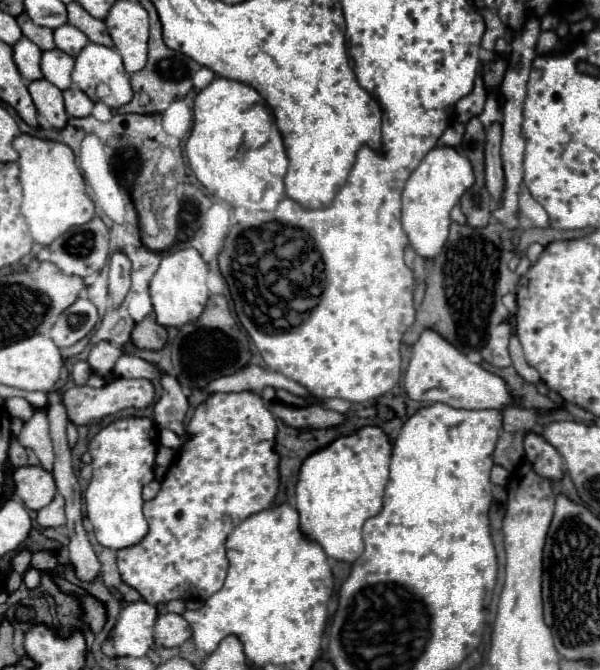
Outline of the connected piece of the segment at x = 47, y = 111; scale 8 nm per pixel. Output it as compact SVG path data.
M36 80L34 84L28 84L28 90L38 114L44 116L56 130L64 130L68 124L68 116L64 110L62 92L48 80Z

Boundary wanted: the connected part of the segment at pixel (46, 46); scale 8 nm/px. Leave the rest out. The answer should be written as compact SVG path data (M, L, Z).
M22 14L22 16L18 16L16 20L18 20L24 36L26 36L28 40L32 40L34 44L38 44L42 50L54 50L54 48L56 48L50 28L42 28L42 26L34 24L28 14Z

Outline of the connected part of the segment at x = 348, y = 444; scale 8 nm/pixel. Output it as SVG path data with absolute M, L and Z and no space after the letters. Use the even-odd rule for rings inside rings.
M366 426L348 438L334 440L328 448L304 460L296 486L300 532L320 544L326 556L340 562L354 562L362 554L362 526L382 510L390 452L392 446L386 434L376 426Z

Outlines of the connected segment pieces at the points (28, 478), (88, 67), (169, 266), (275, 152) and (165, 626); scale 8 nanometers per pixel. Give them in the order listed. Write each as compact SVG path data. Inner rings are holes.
M40 466L16 468L14 482L16 482L16 494L24 500L24 504L30 510L42 510L52 502L56 494L52 474Z
M90 42L78 56L72 72L72 80L78 88L82 88L94 102L104 102L110 108L120 108L132 100L130 74L122 66L122 56L114 48L106 48ZM100 88L108 88L108 92L100 92Z
M182 248L162 256L160 268L156 270L150 282L150 296L152 296L152 306L154 306L158 324L180 328L196 320L202 314L208 300L206 276L208 276L208 266L198 254L198 250L194 248Z
M214 78L196 94L194 128L186 140L186 156L198 182L234 208L272 212L284 198L288 158L282 136L264 98L244 82Z
M164 612L154 624L154 642L164 648L178 648L190 638L190 626L180 614Z

